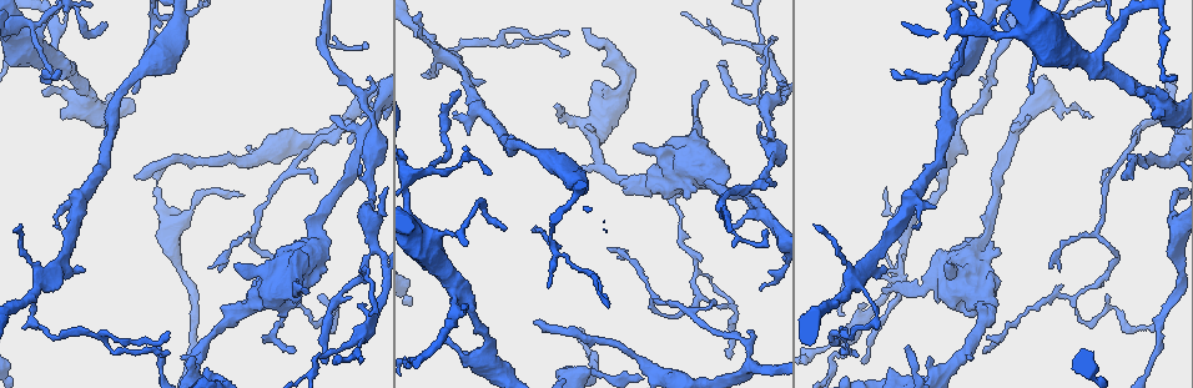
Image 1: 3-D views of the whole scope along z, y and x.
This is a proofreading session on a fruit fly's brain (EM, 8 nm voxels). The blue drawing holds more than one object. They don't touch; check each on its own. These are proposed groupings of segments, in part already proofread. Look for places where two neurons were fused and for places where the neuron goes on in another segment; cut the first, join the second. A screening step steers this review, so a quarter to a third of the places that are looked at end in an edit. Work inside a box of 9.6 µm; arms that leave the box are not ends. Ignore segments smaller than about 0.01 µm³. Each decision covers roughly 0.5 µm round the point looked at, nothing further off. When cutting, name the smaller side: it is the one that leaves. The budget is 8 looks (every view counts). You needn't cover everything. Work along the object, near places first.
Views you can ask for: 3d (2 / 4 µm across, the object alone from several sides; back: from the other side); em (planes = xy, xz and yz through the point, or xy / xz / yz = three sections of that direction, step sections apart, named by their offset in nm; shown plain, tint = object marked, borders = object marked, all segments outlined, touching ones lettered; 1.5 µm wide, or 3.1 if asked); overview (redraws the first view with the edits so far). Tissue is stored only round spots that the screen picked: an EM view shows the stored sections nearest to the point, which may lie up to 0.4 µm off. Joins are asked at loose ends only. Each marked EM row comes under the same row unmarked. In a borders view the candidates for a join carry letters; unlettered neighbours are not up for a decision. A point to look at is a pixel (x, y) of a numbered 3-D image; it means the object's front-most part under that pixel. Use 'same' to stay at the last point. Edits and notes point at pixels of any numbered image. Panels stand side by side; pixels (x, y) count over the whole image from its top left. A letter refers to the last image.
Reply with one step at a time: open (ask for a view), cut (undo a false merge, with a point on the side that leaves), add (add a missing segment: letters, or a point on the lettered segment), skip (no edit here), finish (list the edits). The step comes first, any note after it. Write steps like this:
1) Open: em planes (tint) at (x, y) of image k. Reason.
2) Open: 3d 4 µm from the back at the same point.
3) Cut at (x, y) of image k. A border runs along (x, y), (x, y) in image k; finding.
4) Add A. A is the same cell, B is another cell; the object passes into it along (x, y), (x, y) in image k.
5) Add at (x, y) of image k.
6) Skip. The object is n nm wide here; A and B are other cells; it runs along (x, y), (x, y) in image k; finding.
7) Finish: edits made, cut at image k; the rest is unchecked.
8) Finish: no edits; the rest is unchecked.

Open: em xy step 4 (tint) at (759, 288) of image 1. Long arm stops here.

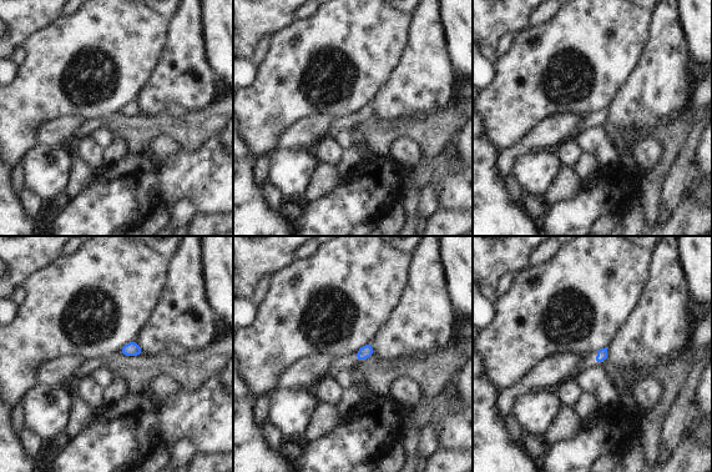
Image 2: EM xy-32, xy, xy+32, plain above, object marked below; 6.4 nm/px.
Open: em planes (borders) at the same point.

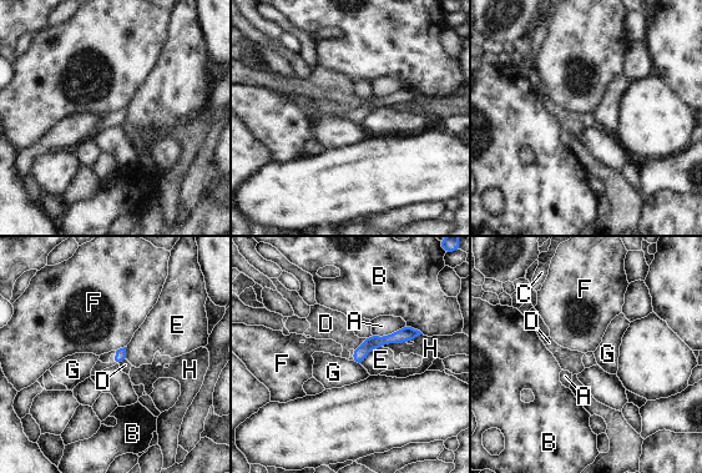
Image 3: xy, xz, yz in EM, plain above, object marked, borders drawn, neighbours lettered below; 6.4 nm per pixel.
Skip. A, B, C, D, E, F, G and H are other cells; it runs along (414, 332), (372, 342), (355, 358) in image 3; none of them fits.

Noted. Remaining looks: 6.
Open: em planes (tint) at (368, 259) of image 1. Thin arm on a thick one.

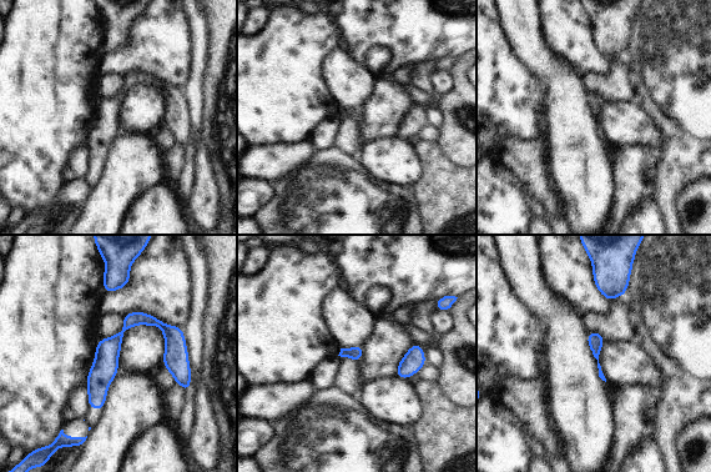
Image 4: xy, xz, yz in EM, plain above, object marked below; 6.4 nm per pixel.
Open: em planes (borders) at the same point.

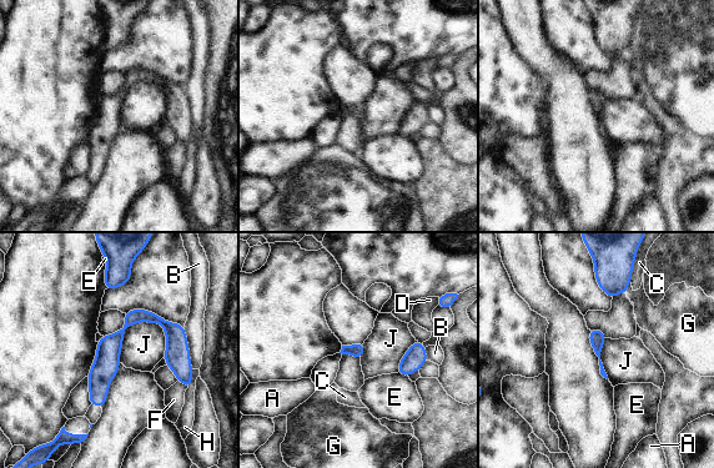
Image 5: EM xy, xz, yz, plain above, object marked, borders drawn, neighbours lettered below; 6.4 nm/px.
Skip. The object is 80 nm wide here; A, B, C, D, E, F, G, H and J are other cells; a border runs along (165, 328), (132, 323), (119, 362) in image 5; one neuron here.

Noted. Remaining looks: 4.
Open: em yz step 8 (tint) at (1030, 91) of image 1. An open end.

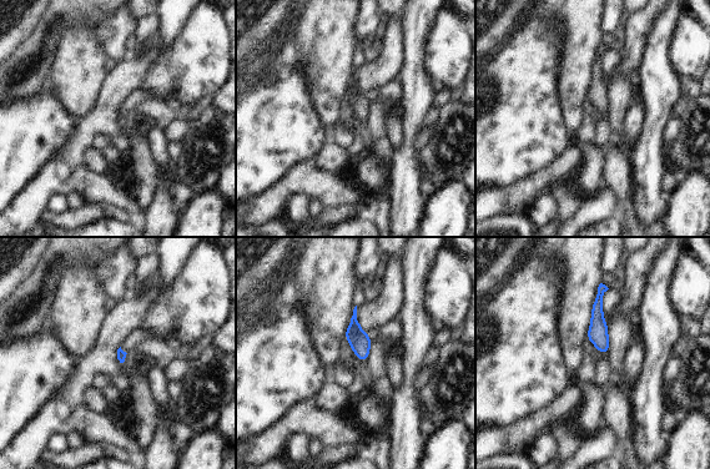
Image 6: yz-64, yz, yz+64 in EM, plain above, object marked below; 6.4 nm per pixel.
Open: em yz step 8 (borders) at the same point.

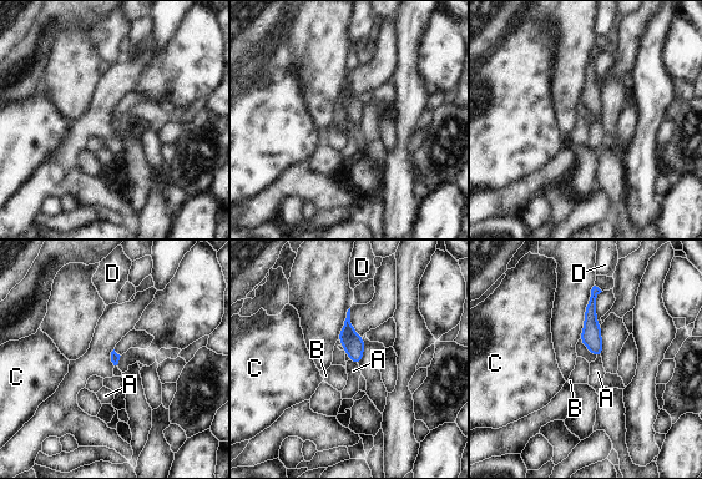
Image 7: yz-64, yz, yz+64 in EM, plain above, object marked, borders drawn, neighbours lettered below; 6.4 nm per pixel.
Skip. The longest contact is with A, 70 nm; A, B, C and D are other cells; it runs along (595, 290), (591, 339), (597, 352) in image 7; none of them fits.

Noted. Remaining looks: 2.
Finish: no edits; the rest is unchecked.

